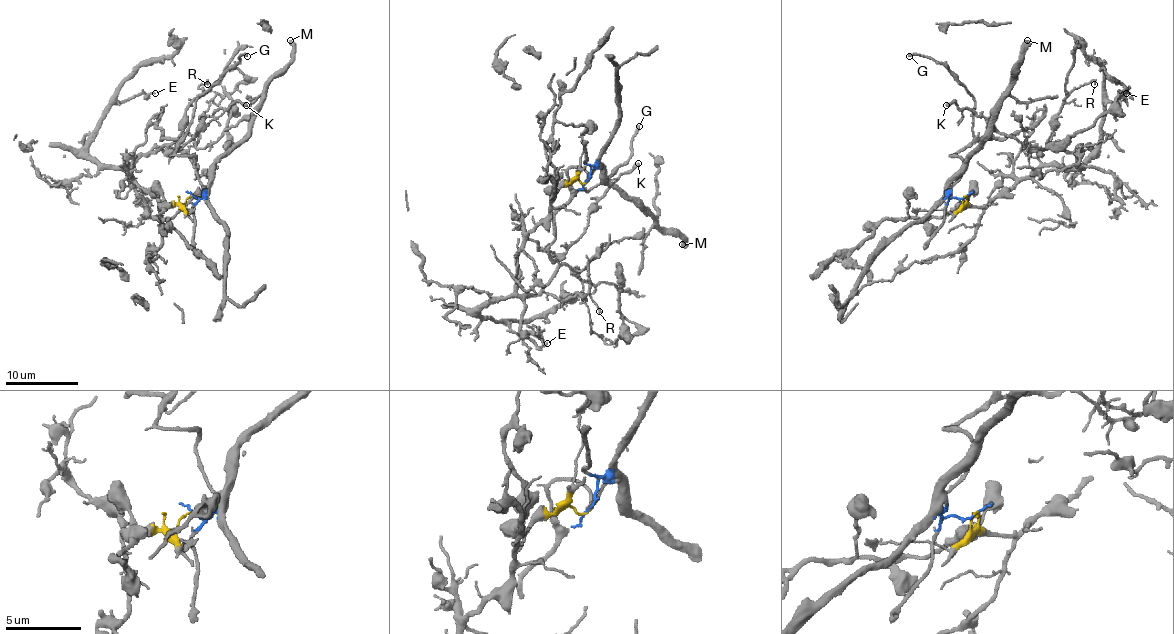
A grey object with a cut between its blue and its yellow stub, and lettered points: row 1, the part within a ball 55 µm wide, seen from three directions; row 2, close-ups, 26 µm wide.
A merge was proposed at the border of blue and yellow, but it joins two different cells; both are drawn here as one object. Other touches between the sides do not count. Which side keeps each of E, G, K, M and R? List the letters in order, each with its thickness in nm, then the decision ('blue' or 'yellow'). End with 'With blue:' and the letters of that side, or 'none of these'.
E: calibre 130 nm; yellow
G: calibre 240 nm; blue
K: calibre 320 nm; yellow
M: calibre 480 nm; blue
R: calibre 160 nm; yellow
With blue: G, M

